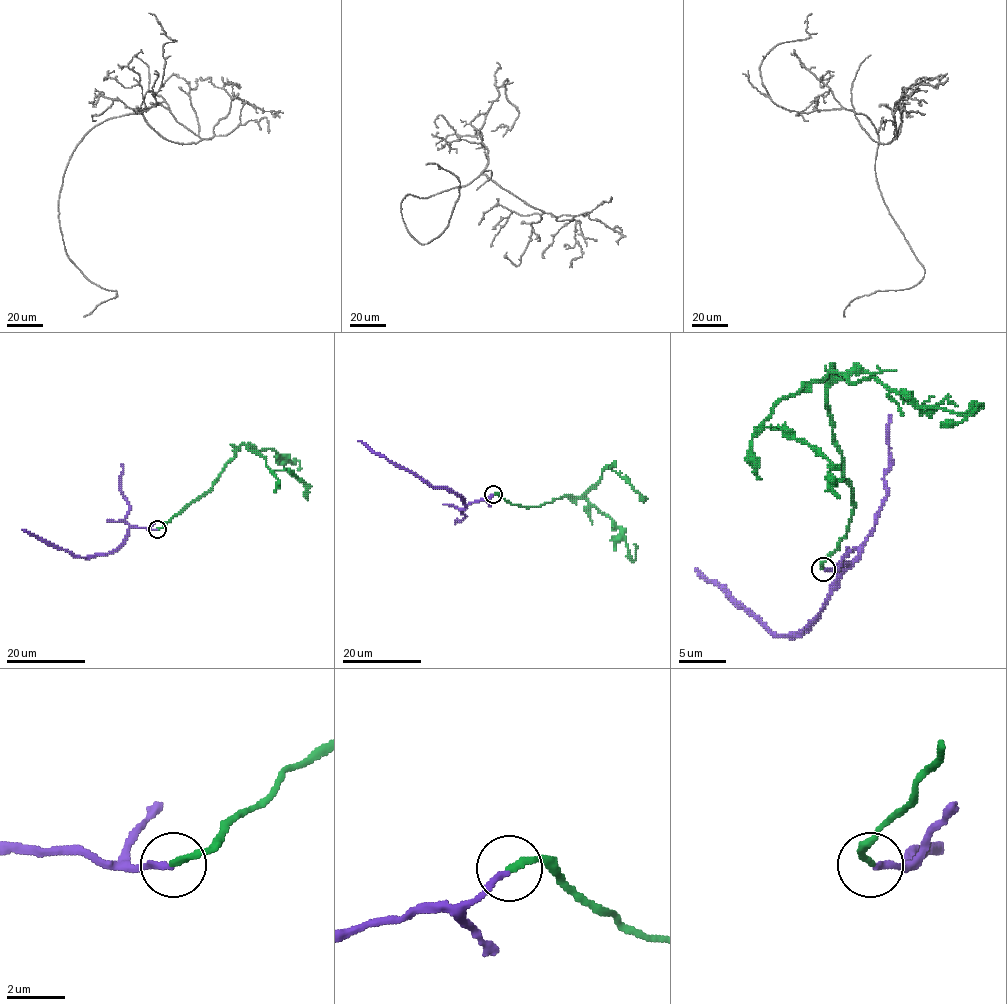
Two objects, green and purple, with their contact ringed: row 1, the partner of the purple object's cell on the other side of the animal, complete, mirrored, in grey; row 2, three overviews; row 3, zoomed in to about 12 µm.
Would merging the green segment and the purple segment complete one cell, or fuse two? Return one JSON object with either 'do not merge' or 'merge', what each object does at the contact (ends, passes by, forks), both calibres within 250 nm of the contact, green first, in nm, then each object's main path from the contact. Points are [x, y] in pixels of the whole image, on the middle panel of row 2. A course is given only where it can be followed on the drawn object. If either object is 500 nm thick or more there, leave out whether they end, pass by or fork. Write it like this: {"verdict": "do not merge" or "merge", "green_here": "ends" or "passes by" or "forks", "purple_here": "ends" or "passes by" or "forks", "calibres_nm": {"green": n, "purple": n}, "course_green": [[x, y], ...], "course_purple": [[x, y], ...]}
{"verdict": "merge", "green_here": "ends", "purple_here": "ends", "calibres_nm": {"green": 240, "purple": 190}, "course_green": [[493, 494], [526, 507], [537, 507], [565, 496], [581, 498], [601, 472], [610, 468], [643, 501]], "course_purple": [[493, 495], [466, 504], [449, 490], [428, 485], [408, 470], [372, 452], [358, 440]]}

